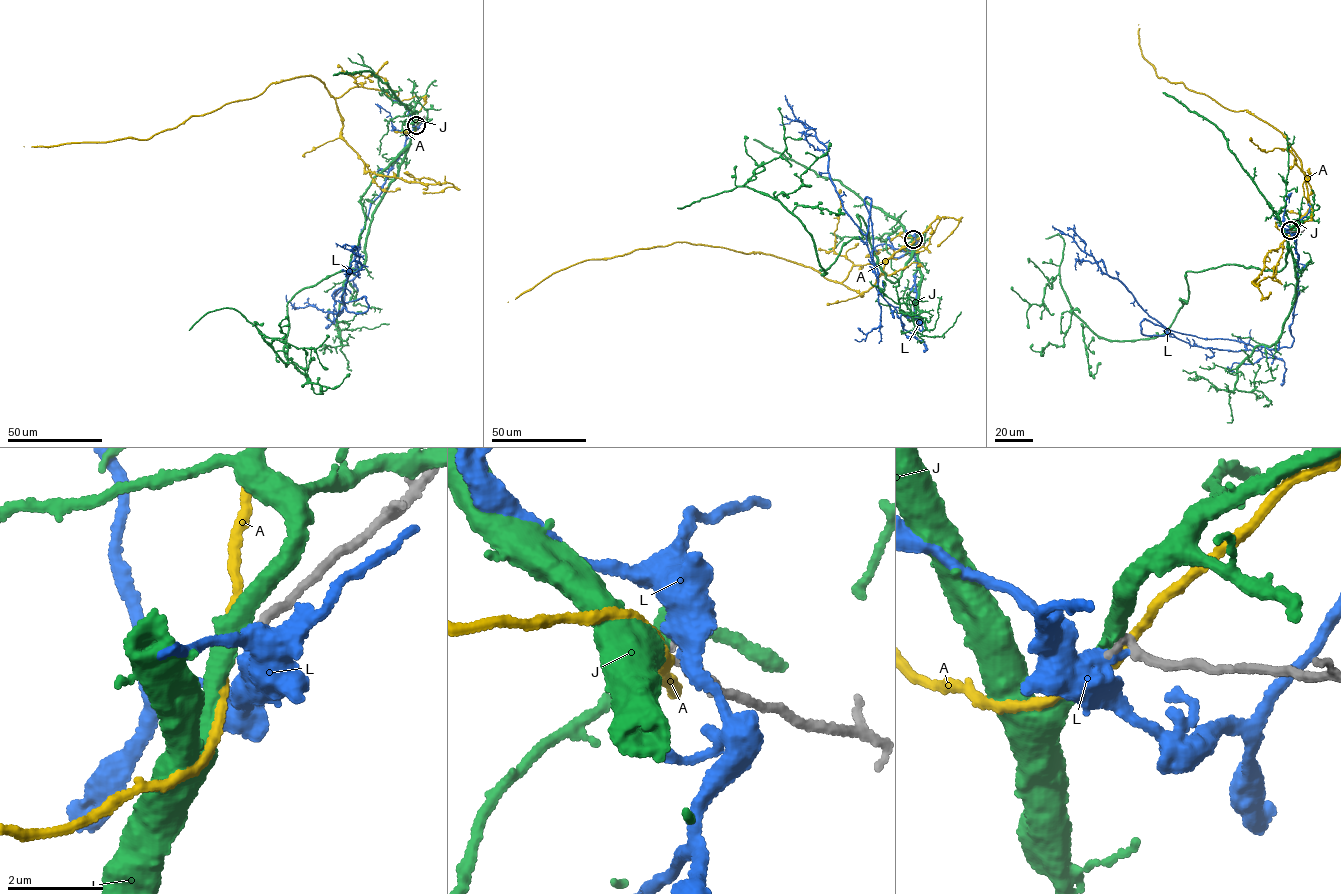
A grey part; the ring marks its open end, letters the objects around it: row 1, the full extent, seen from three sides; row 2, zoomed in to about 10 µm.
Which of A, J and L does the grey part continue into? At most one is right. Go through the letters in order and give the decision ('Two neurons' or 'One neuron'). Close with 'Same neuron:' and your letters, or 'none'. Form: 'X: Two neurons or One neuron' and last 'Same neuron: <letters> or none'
A: Two neurons
J: Two neurons
L: Two neurons
Same neuron: none

